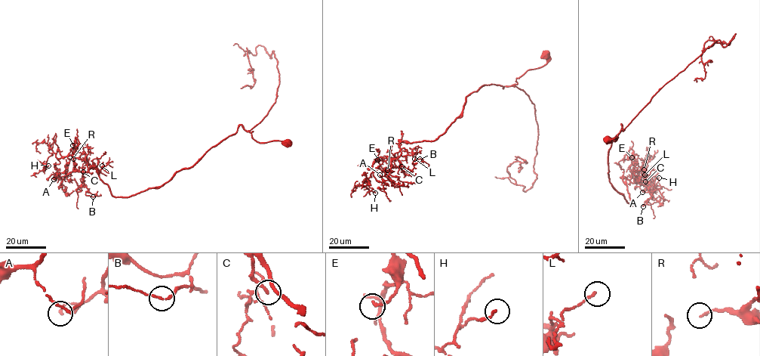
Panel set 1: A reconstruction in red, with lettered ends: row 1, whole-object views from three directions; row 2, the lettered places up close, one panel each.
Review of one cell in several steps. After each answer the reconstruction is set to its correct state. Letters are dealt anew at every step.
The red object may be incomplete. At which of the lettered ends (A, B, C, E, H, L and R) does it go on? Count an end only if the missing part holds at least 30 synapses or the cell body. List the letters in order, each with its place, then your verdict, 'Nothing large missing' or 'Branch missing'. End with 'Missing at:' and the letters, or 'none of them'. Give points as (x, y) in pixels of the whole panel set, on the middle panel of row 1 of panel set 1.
A: Place: (380, 174). Nothing large missing
B: Place: (420, 159). Nothing large missing
C: Place: (401, 166). Branch missing
E: Place: (377, 159). Nothing large missing
H: Place: (375, 193). Nothing large missing
L: Place: (414, 159). Nothing large missing
R: Place: (387, 170). Nothing large missing
Missing at: C

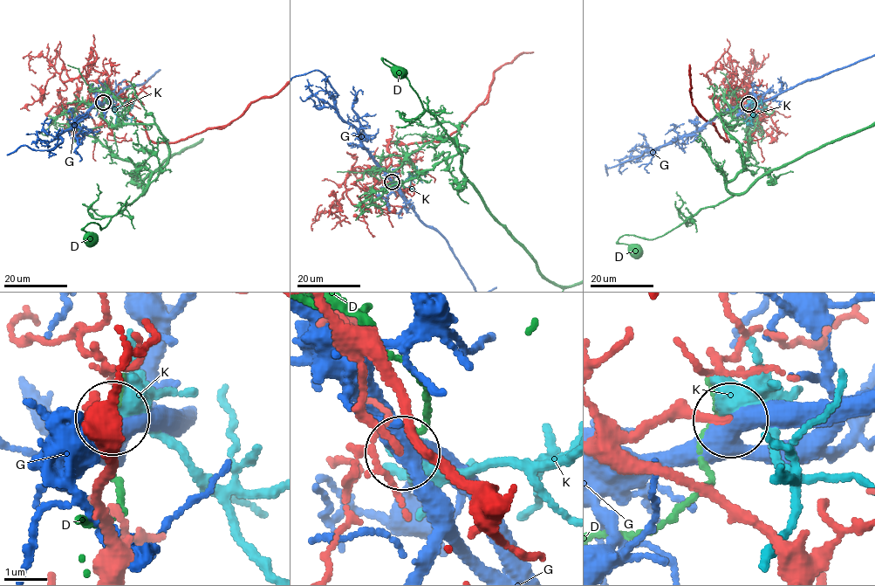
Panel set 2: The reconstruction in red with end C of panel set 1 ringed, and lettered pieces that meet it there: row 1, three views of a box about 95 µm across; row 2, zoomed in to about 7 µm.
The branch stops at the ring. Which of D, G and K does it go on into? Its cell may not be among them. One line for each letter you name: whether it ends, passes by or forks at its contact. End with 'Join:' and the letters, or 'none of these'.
K: it ends
Join: K

